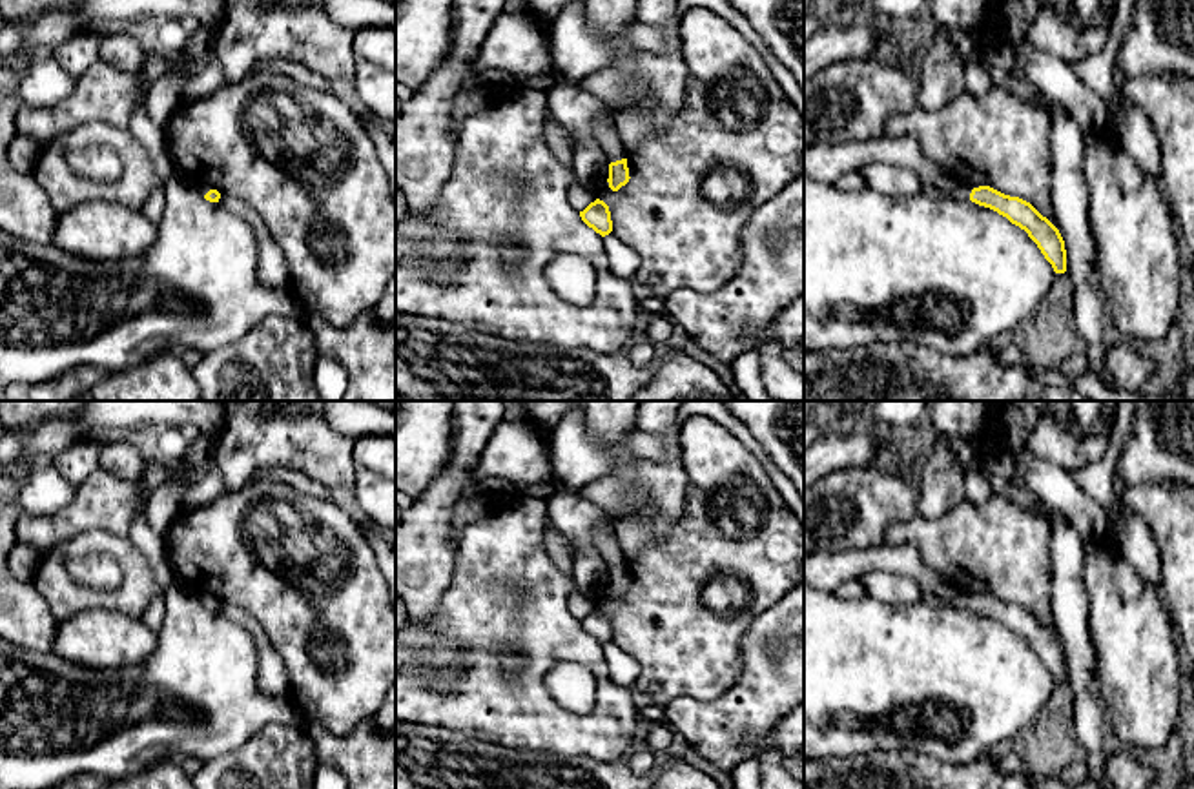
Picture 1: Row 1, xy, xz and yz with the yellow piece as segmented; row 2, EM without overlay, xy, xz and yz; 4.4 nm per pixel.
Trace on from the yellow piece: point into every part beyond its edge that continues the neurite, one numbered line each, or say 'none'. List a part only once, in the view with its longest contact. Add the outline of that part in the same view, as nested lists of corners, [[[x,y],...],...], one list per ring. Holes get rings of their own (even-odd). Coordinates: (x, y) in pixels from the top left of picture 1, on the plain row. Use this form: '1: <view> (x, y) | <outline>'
1: xz (606, 536) | [[[602,525],[594,530],[594,539],[598,543],[600,554],[609,565],[609,570],[627,567],[616,530],[618,527],[611,525]]]

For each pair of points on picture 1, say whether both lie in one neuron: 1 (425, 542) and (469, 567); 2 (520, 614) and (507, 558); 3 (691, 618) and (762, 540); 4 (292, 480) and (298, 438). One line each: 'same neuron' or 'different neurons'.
1: different neurons
2: same neuron
3: same neuron
4: different neurons

